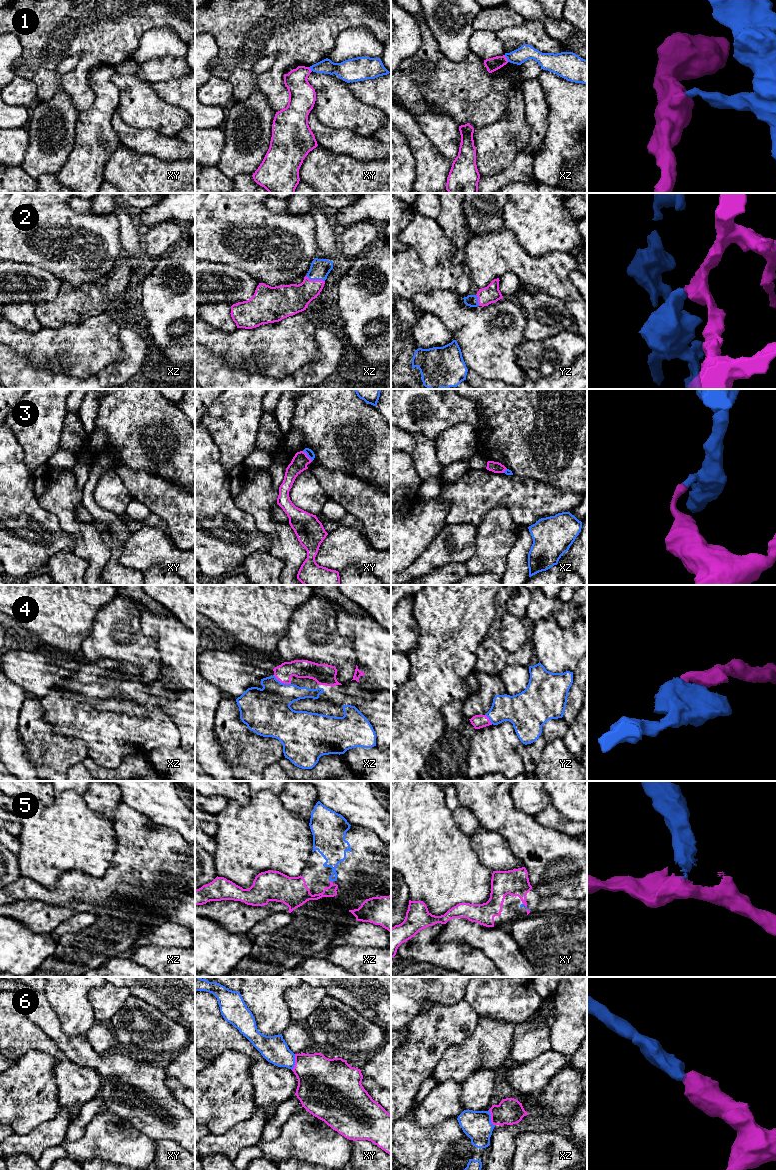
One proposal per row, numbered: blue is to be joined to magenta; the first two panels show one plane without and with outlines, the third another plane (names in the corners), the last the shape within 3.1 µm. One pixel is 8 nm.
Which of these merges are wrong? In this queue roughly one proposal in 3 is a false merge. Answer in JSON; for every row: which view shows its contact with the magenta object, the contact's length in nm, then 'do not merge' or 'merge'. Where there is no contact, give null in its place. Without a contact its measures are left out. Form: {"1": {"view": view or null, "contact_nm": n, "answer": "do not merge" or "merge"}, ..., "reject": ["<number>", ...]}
{"1": {"view": "xz", "contact_nm": 70, "answer": "do not merge"}, "2": {"view": "xz", "contact_nm": 160, "answer": "merge"}, "3": {"view": "xy", "contact_nm": 120, "answer": "do not merge"}, "4": {"view": "xz", "contact_nm": 160, "answer": "merge"}, "5": {"view": "xz", "contact_nm": 30, "answer": "merge"}, "6": {"view": "xz", "contact_nm": 140, "answer": "merge"}, "reject": ["1", "3"]}

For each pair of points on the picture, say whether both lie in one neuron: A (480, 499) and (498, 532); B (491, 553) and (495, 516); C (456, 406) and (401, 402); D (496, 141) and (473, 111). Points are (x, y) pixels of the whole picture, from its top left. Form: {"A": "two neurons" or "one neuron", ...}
{"A": "two neurons", "B": "one neuron", "C": "one neuron", "D": "two neurons"}

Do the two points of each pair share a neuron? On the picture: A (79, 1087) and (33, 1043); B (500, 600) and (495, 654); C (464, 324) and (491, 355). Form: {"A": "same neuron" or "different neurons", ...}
{"A": "same neuron", "B": "same neuron", "C": "same neuron"}

